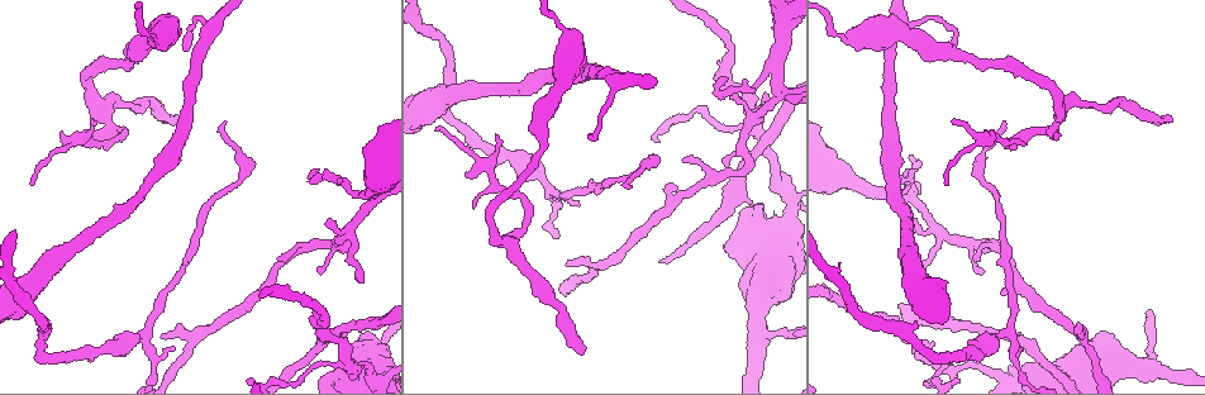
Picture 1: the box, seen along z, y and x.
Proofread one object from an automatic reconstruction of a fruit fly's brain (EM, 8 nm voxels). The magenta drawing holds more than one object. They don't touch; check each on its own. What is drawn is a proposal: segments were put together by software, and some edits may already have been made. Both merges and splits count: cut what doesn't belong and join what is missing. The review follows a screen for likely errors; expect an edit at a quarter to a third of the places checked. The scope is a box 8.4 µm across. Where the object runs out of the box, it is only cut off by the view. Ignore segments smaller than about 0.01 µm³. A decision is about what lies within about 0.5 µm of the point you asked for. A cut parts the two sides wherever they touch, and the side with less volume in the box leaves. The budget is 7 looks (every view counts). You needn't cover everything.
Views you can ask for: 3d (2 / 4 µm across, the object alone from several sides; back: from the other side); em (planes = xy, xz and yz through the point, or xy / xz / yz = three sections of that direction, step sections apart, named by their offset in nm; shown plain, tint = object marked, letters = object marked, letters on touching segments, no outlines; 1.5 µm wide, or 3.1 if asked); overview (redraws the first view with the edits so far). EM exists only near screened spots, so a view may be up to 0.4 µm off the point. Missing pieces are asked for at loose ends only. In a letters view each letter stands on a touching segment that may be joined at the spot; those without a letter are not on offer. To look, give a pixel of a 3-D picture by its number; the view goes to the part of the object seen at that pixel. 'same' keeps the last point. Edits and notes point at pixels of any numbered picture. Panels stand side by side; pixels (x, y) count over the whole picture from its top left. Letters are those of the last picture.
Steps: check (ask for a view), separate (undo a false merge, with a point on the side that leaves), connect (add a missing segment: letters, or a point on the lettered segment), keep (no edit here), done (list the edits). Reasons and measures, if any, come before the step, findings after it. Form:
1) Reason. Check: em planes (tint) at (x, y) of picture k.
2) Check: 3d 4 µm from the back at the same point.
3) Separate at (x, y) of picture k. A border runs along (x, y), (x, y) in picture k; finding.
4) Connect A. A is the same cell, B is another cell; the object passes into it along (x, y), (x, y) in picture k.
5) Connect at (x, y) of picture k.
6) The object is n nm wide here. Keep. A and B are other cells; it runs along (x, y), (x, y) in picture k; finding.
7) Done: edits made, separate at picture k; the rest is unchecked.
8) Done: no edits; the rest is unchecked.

Calibre changes. Check: em planes (letters) at (838, 176) of picture 1.

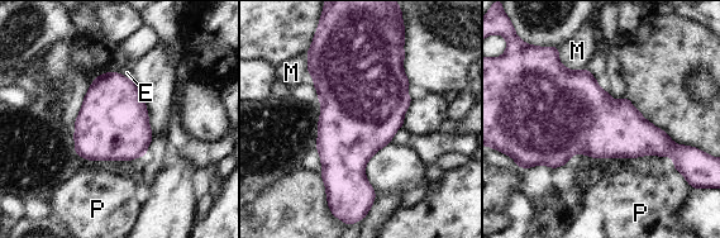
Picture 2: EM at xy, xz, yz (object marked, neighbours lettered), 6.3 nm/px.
Keep. E, M and P are other cells; a border runs along (118, 72), (129, 79) in picture 2; continuous, no second neuron.

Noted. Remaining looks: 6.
Tapers out. Check: em xy step 4 (letters) at (670, 183) of picture 1.

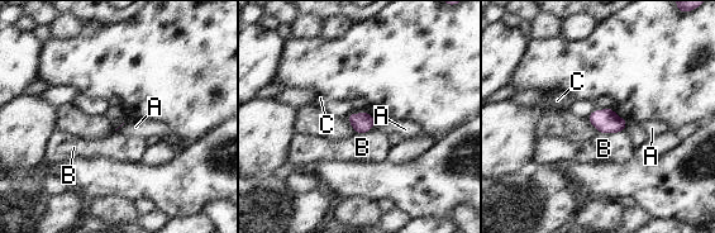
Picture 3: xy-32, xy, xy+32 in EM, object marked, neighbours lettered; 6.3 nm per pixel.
Keep. A, B and C are other cells; a border runs along (377, 120), (368, 132) in picture 3; no lettered segment goes on from it.

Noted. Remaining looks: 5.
An open end. Check: em planes (letters) at (944, 183) of picture 1.

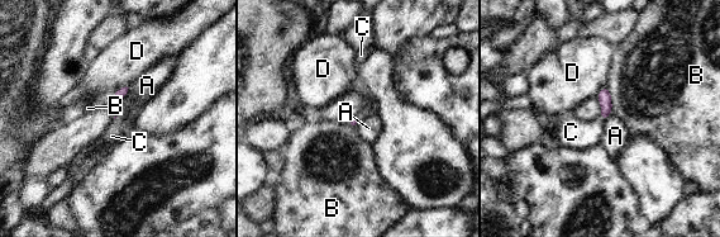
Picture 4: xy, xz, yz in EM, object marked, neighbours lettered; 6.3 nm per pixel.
Connect at (571, 132) of picture 4. C is the same cell, A, B and D are other cells; the object passes into it along (604, 95), (602, 119), (571, 132) in picture 4; the neuron continues.

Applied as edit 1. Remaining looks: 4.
Done: edits made, connect at picture 4; the rest is unchecked.

